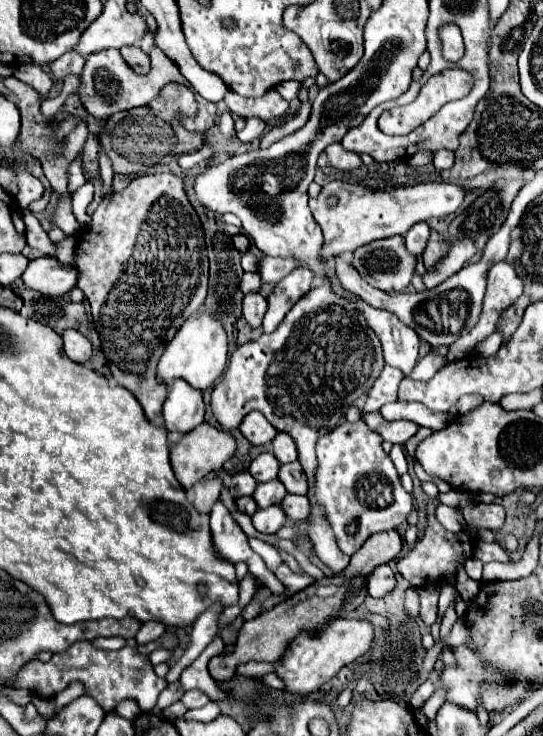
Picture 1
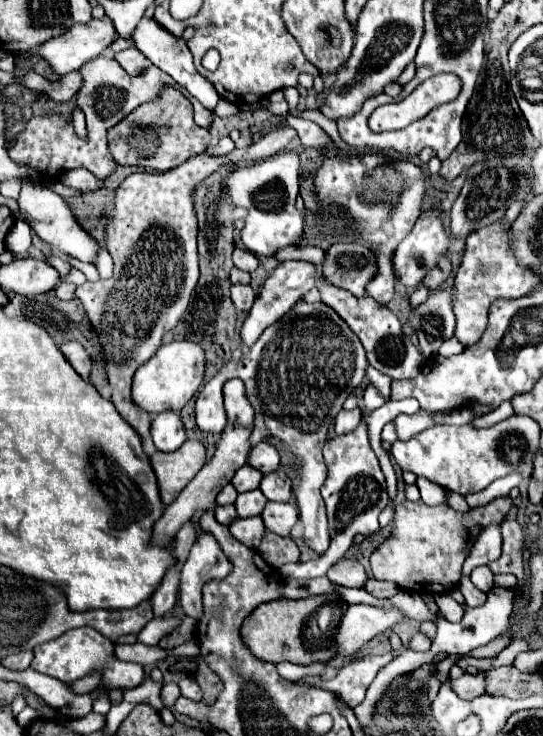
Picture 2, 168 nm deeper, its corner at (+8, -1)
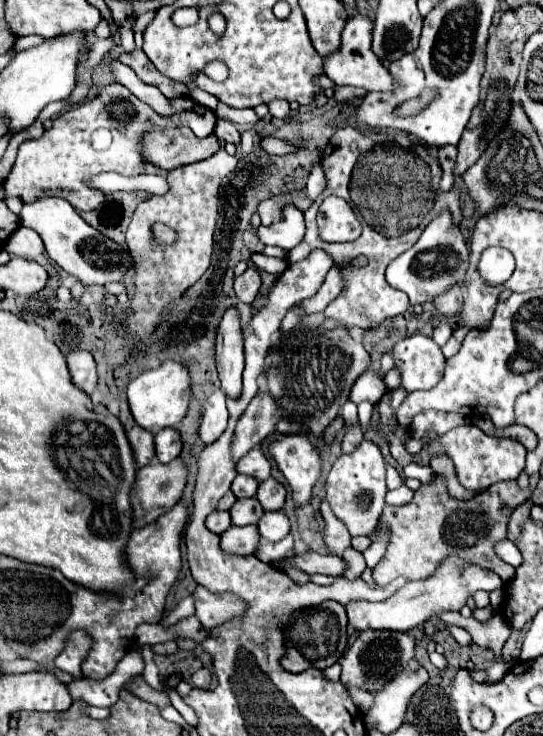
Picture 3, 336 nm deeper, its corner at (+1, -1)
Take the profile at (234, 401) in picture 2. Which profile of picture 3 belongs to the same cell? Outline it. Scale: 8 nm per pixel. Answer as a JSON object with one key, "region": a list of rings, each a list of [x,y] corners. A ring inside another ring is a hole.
{"region":[[[228,309],[218,329],[216,343],[216,365],[222,381],[222,391],[238,399],[242,393],[242,371],[244,371],[244,349],[238,309]]]}

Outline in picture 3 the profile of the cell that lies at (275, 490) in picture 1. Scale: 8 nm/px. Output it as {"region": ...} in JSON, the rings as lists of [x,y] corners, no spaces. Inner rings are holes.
{"region":[[[256,497],[238,499],[232,505],[230,515],[232,515],[232,523],[234,525],[254,525],[264,515],[264,509],[262,509],[262,505],[260,505],[260,501]]]}

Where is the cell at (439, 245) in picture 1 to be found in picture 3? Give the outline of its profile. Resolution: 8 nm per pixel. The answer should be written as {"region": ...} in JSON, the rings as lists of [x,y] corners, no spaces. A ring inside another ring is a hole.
{"region":[[[452,285],[448,291],[436,295],[434,305],[442,315],[456,315],[460,311],[460,299],[462,299],[462,287],[460,285]]]}

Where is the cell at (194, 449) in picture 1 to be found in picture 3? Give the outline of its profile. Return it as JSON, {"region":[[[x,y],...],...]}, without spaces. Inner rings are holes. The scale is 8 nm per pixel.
{"region":[[[176,457],[170,463],[160,463],[160,461],[152,461],[150,465],[142,467],[136,475],[136,489],[132,493],[132,507],[134,507],[134,527],[144,527],[146,523],[156,521],[156,517],[168,513],[168,509],[172,509],[180,497],[182,491],[186,487],[188,481],[188,467],[186,463]]]}

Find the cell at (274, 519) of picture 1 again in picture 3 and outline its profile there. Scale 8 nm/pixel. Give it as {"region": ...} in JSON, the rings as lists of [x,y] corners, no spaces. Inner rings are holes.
{"region":[[[248,525],[248,527],[228,527],[228,531],[224,531],[220,535],[222,539],[222,549],[226,553],[238,553],[238,555],[252,555],[260,543],[260,533],[256,525]]]}

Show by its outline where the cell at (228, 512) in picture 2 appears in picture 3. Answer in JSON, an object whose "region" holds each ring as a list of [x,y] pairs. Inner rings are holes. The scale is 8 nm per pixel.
{"region":[[[214,511],[212,515],[208,515],[208,519],[206,519],[206,527],[210,529],[210,531],[214,531],[214,533],[224,533],[228,527],[232,525],[232,521],[230,521],[230,513],[228,511]]]}

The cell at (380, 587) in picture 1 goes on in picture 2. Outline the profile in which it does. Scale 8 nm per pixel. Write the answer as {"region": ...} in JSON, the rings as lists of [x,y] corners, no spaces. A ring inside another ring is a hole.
{"region":[[[343,559],[343,561],[337,561],[337,565],[333,565],[329,571],[327,571],[327,579],[335,585],[343,585],[343,587],[365,587],[365,579],[367,579],[367,573],[363,569],[363,565],[359,561],[349,561],[349,559]]]}

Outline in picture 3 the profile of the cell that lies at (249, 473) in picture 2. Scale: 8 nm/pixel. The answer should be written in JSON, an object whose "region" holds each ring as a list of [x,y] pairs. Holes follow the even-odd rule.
{"region":[[[236,475],[236,479],[232,481],[232,491],[238,499],[242,497],[254,497],[258,489],[258,481],[254,477],[248,475]]]}

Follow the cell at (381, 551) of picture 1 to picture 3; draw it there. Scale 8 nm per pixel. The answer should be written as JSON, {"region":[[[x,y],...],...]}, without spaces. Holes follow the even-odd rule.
{"region":[[[324,601],[316,607],[298,609],[290,615],[288,623],[284,625],[286,635],[286,653],[282,657],[282,667],[290,673],[302,673],[310,667],[326,669],[340,661],[348,647],[348,617],[344,605],[336,601]]]}

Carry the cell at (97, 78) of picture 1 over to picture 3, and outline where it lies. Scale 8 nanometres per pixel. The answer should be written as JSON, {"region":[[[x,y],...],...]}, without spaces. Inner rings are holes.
{"region":[[[110,83],[100,89],[96,99],[84,101],[70,107],[66,113],[58,115],[46,125],[40,139],[26,141],[16,157],[16,163],[4,183],[6,197],[18,195],[24,203],[32,203],[40,197],[56,195],[68,199],[78,211],[92,211],[102,201],[104,195],[86,185],[88,177],[94,173],[116,171],[120,175],[140,175],[146,161],[140,157],[140,137],[150,127],[190,127],[196,137],[206,137],[214,131],[216,115],[208,107],[198,105],[192,97],[172,99],[174,115],[162,117],[150,105],[140,101],[132,91],[120,83]]]}

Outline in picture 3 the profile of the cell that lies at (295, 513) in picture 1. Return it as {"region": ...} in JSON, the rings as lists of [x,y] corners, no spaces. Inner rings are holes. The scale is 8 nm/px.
{"region":[[[266,511],[264,517],[258,521],[258,531],[268,541],[280,541],[290,533],[290,519],[280,511]]]}

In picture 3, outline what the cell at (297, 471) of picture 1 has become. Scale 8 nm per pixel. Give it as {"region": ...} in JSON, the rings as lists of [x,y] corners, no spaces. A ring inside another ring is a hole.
{"region":[[[266,479],[264,483],[260,483],[256,499],[262,503],[262,507],[266,511],[278,511],[284,507],[286,501],[286,489],[282,483],[278,483],[276,479]]]}

